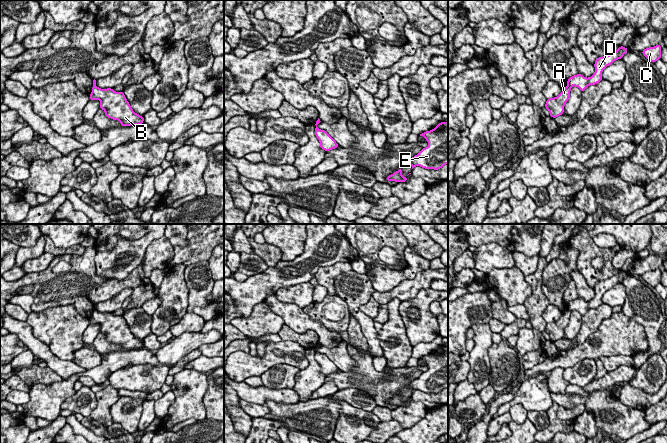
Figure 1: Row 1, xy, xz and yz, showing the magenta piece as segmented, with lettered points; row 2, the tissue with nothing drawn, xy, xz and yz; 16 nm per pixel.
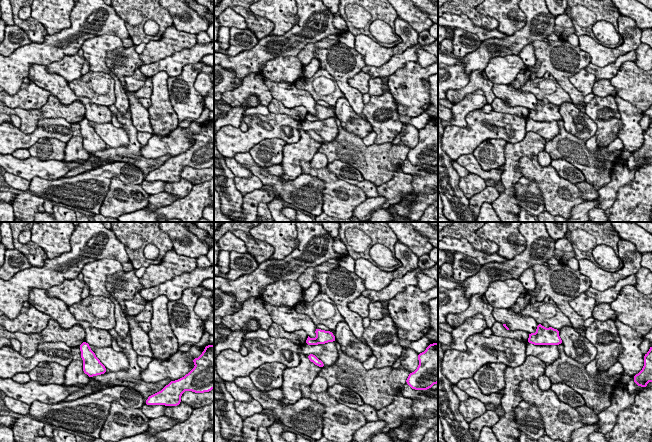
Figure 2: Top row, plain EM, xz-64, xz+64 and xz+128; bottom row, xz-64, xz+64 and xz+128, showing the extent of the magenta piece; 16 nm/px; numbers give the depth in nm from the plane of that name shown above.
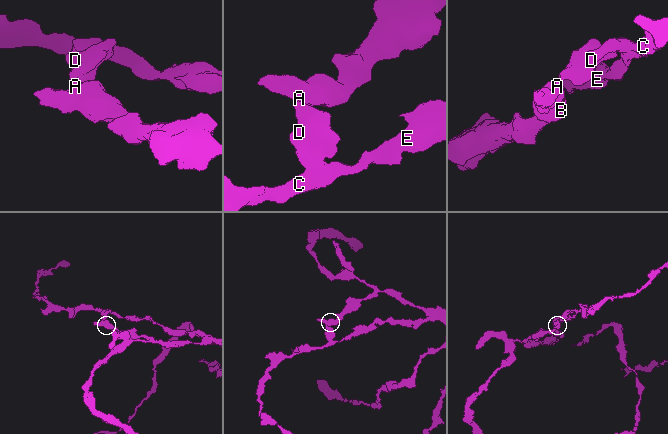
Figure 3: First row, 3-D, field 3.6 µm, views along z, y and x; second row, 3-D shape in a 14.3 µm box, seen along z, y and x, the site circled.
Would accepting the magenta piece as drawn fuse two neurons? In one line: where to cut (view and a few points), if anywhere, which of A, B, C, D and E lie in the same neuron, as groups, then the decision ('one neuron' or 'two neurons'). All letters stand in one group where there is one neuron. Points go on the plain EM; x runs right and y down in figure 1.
cut in yz along (568, 309), (570, 311); A B / C D E; two neurons

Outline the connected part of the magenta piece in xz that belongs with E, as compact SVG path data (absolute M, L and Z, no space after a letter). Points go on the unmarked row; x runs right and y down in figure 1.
M440 346L434 353L423 356L429 369L404 388L409 388L412 393L420 390L425 393L438 394L448 388L448 346Z

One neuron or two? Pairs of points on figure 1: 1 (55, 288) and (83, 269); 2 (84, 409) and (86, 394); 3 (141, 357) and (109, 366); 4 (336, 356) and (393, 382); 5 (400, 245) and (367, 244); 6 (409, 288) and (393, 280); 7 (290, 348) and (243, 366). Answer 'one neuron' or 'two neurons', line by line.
1: one neuron
2: one neuron
3: one neuron
4: two neurons
5: one neuron
6: two neurons
7: one neuron

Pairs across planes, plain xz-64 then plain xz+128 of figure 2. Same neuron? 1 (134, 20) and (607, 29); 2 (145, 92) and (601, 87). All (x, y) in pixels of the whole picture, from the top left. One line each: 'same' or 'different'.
1: different
2: same

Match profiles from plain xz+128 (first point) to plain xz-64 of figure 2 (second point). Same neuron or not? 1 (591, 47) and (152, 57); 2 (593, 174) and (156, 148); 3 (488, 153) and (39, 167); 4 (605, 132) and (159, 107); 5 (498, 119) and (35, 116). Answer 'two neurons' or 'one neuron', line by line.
1: one neuron
2: two neurons
3: two neurons
4: one neuron
5: two neurons

